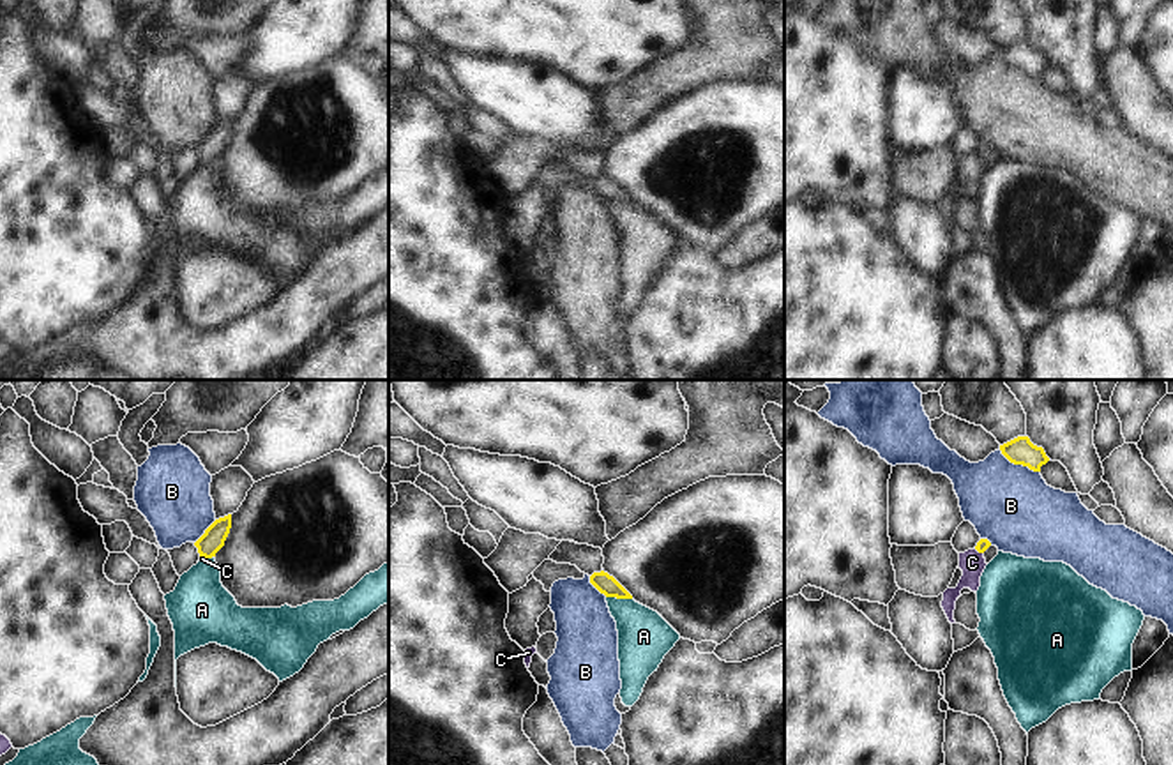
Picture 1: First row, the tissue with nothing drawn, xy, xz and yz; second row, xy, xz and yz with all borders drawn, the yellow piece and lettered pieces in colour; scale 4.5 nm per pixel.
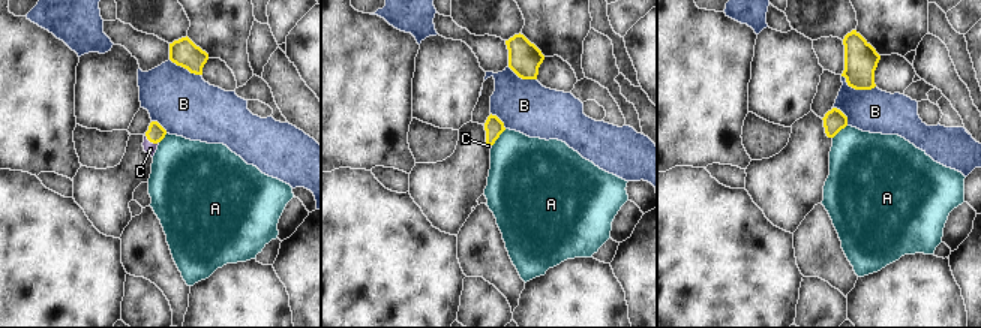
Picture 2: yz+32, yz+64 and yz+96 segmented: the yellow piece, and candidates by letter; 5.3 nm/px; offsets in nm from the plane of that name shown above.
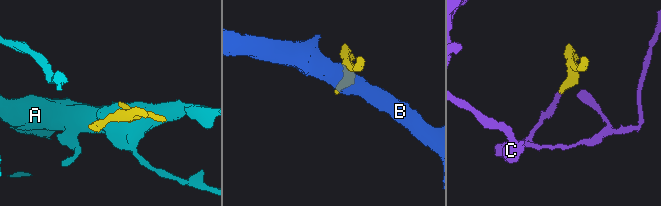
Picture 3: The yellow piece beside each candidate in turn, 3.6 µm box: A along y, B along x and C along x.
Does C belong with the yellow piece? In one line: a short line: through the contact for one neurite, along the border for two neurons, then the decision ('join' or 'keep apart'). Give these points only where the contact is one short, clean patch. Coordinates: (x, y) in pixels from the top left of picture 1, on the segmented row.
yz (983, 545), (979, 552), (972, 562) | join

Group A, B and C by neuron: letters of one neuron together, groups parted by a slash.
A / B / C

